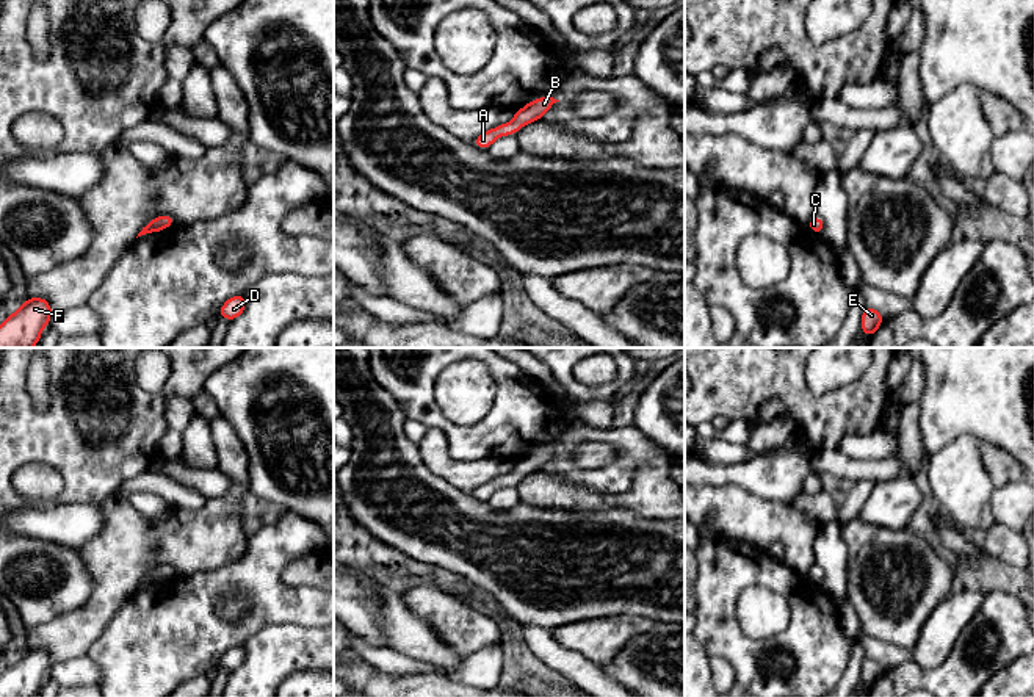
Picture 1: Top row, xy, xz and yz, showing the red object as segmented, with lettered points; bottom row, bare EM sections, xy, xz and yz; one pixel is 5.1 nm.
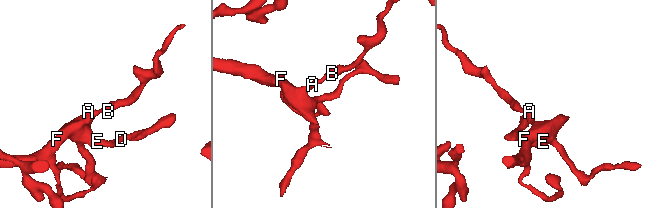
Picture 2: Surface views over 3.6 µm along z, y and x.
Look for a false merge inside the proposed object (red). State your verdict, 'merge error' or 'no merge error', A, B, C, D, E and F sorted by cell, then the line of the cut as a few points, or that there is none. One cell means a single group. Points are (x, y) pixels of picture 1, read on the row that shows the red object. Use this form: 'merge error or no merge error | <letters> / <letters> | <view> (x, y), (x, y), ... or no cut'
no merge error | A B C D E F | no cut

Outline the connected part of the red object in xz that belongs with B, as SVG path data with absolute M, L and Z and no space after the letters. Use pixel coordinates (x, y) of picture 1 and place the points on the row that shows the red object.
M540 97L540 99L530 102L526 107L523 107L517 111L517 114L512 117L512 121L509 124L503 124L492 130L484 132L473 141L473 144L478 149L481 149L481 147L489 149L490 144L497 138L504 136L504 135L515 135L515 132L519 128L522 128L523 125L526 125L536 119L540 119L556 102L559 102L559 100L556 100L553 97Z

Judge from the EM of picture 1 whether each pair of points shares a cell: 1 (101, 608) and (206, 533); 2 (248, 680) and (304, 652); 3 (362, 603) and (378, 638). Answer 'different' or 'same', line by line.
1: same
2: same
3: same

